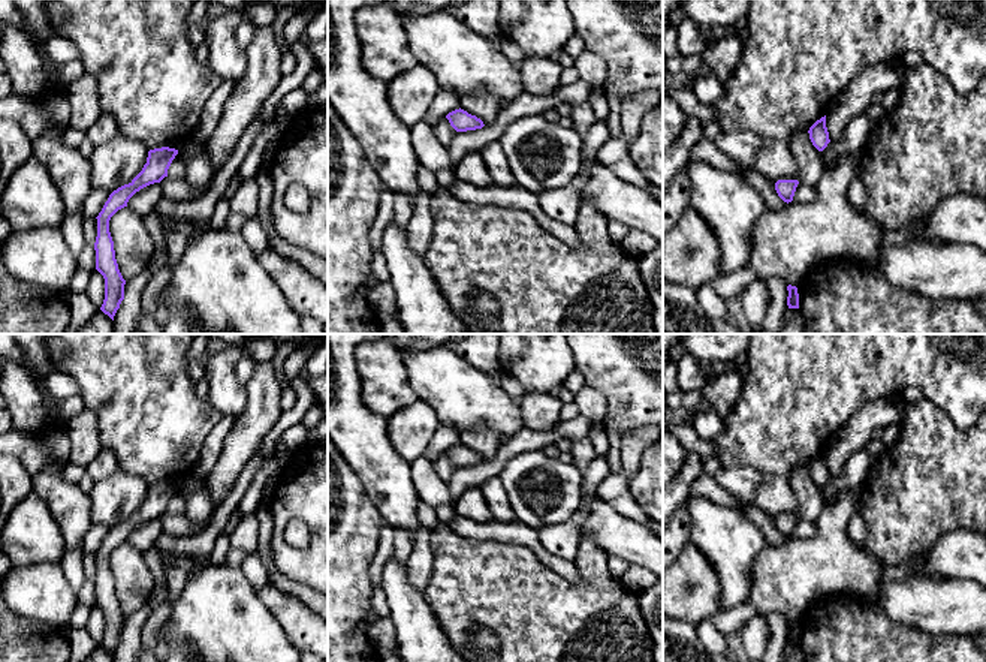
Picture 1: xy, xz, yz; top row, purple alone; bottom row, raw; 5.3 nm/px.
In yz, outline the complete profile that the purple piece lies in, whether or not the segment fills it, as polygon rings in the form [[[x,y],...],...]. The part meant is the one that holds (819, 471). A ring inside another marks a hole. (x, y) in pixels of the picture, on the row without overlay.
[[[826,451],[817,455],[808,466],[809,475],[812,481],[818,485],[823,487],[827,479],[830,478],[829,475],[829,467],[826,463]]]

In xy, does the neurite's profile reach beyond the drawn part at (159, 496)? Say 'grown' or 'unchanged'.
unchanged

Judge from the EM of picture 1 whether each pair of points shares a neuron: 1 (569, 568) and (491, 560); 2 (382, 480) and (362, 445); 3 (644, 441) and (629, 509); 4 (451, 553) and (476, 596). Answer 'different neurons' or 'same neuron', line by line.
1: different neurons
2: same neuron
3: same neuron
4: same neuron

